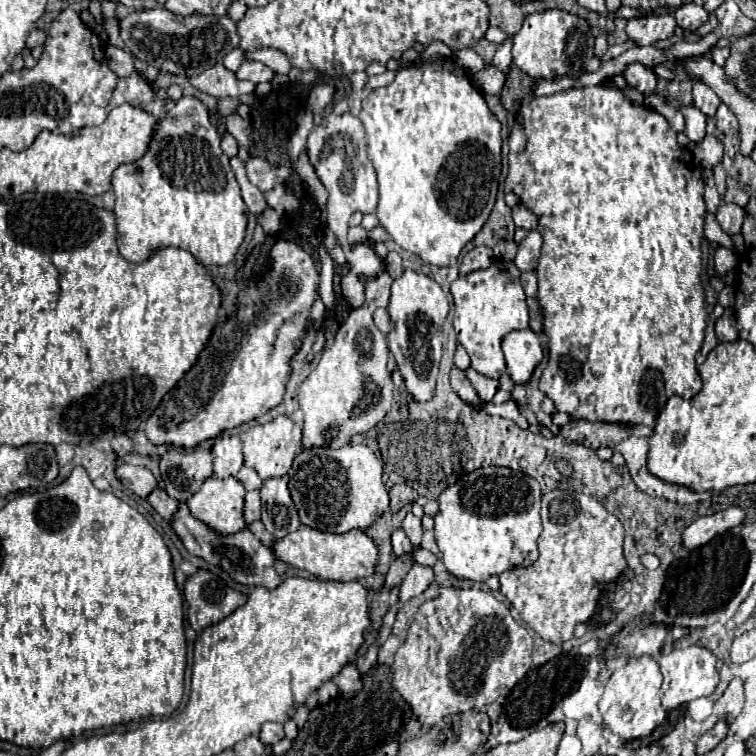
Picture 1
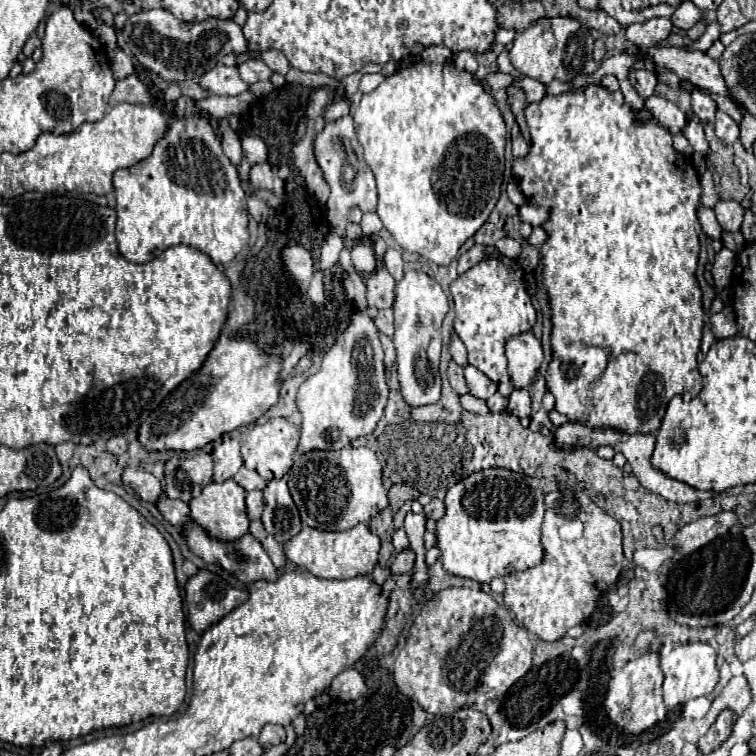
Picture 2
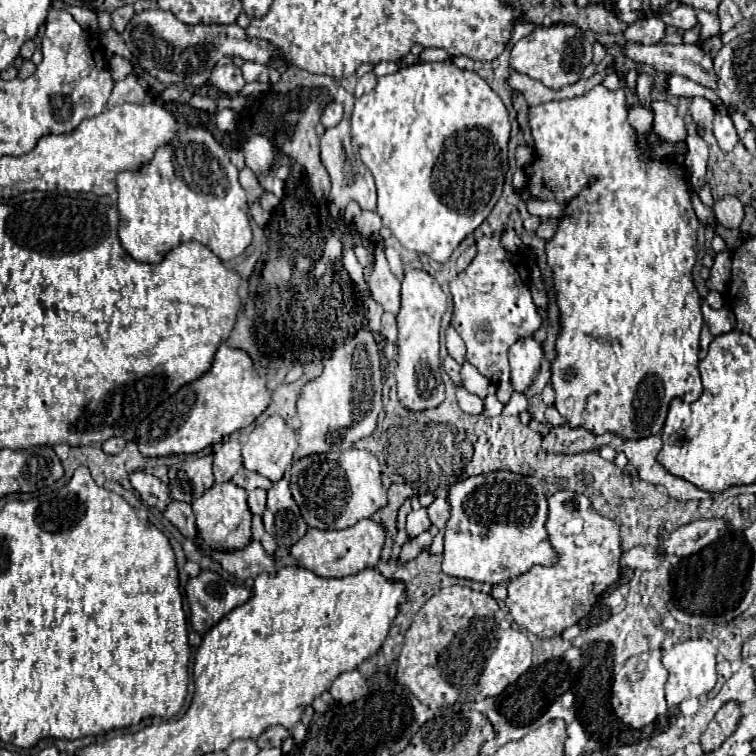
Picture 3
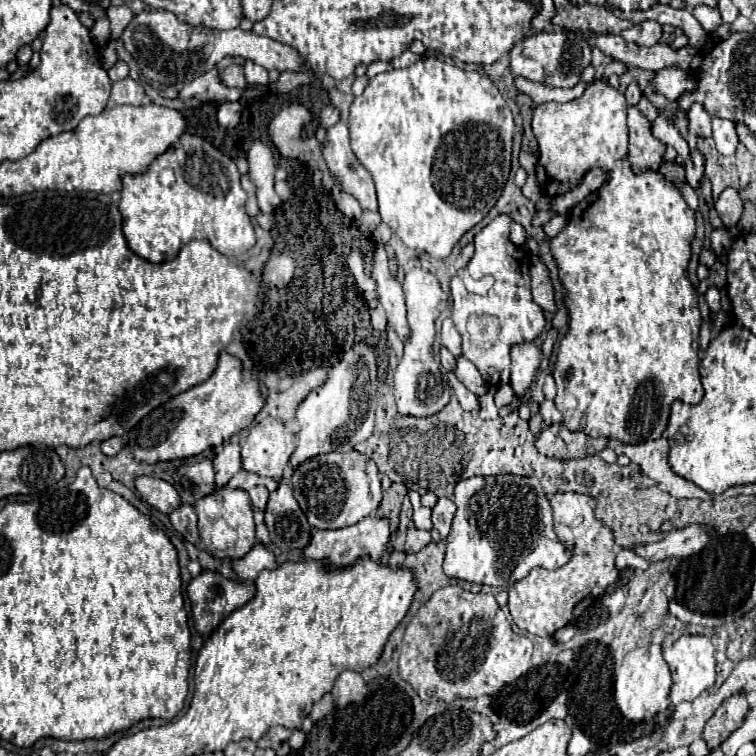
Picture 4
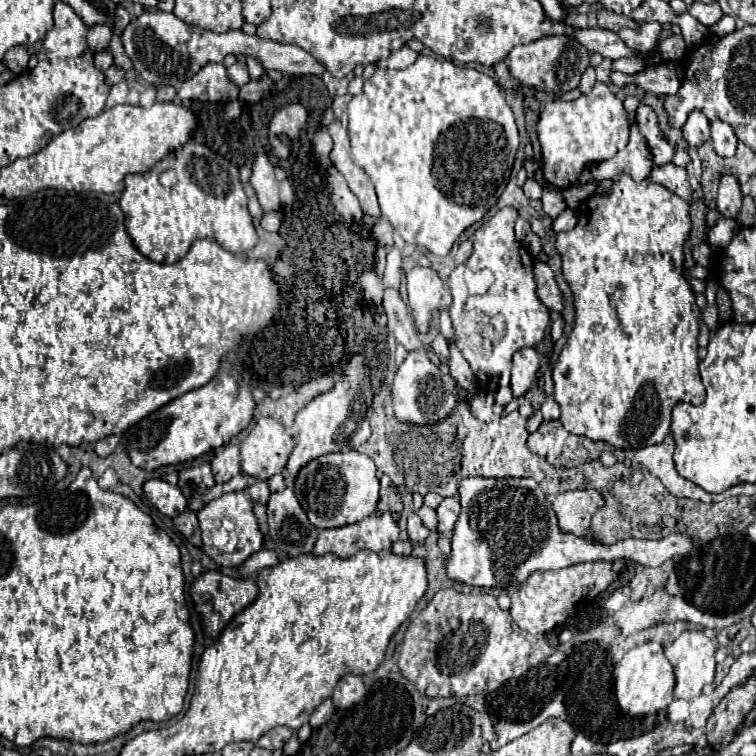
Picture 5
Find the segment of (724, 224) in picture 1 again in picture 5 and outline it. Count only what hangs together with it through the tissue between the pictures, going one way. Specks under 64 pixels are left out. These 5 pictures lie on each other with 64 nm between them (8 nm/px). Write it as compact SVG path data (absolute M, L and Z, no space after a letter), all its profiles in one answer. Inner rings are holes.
M724 176L720 180L716 208L724 218L732 218L732 220L738 218L740 208L742 208L742 192L740 192L740 186L738 186L736 178Z

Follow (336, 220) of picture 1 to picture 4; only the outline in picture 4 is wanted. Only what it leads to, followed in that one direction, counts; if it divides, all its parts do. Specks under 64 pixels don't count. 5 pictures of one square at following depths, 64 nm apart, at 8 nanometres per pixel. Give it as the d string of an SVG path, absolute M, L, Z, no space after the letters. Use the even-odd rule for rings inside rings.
M338 122L336 126L328 128L326 140L322 144L324 160L330 168L330 172L338 178L338 184L342 192L352 194L364 210L377 211L376 190L370 172L358 162L350 148L348 140L348 126L346 122Z

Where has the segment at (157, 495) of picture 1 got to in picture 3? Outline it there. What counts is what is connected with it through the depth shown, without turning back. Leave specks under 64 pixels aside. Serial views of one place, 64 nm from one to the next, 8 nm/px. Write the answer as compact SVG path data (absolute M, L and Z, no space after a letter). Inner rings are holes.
M170 502L166 506L166 510L162 512L164 518L168 518L188 540L196 540L198 536L198 530L196 530L196 524L194 524L194 512L192 512L192 506L188 502Z

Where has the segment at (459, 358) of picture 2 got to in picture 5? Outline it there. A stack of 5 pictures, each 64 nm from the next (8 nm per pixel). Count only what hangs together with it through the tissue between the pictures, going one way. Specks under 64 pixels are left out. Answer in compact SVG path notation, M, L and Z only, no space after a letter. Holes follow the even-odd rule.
M440 312L440 332L442 332L442 336L444 336L450 344L454 344L454 342L456 342L454 328L452 328L452 320L450 320L448 312Z

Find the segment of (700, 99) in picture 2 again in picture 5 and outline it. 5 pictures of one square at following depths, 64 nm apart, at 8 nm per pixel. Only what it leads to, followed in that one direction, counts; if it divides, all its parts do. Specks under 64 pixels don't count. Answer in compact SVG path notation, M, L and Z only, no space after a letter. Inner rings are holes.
M694 110L688 116L684 124L684 138L690 146L700 146L710 138L710 120L700 110Z

